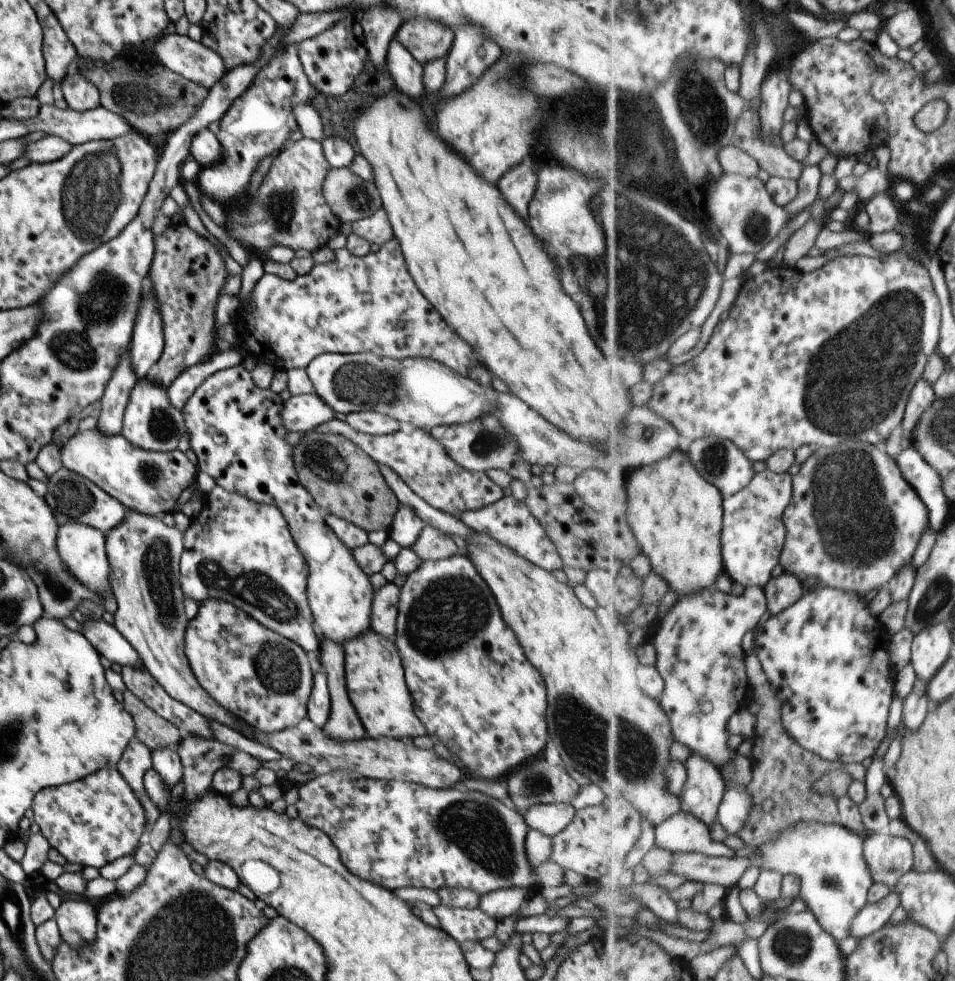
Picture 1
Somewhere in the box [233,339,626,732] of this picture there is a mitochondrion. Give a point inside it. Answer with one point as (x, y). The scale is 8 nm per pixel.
(449, 611)

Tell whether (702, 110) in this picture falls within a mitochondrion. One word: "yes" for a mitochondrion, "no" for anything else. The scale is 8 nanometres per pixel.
yes

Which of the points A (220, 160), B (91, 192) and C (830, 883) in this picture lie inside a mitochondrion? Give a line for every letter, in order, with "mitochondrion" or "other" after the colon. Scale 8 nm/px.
A: other
B: mitochondrion
C: mitochondrion

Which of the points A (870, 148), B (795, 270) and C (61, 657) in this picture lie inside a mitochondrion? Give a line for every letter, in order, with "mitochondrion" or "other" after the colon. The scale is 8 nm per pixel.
A: other
B: other
C: other

